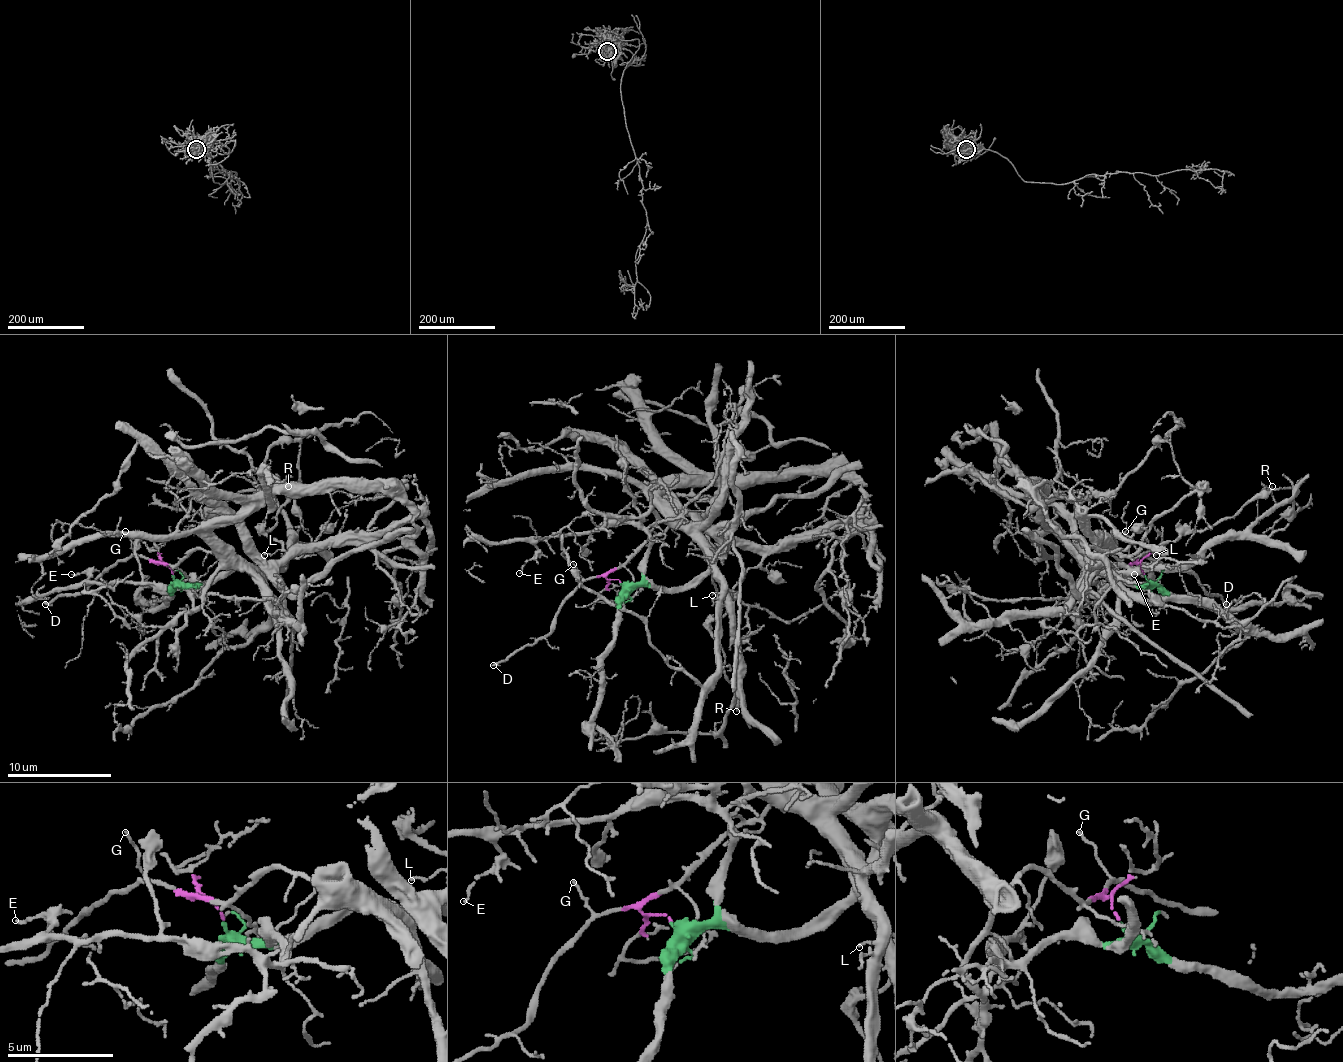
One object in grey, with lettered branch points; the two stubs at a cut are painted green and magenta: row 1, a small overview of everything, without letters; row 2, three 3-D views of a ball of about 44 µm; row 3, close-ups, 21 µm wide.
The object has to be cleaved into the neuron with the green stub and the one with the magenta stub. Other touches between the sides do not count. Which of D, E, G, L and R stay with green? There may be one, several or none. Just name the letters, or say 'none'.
E, L, R

